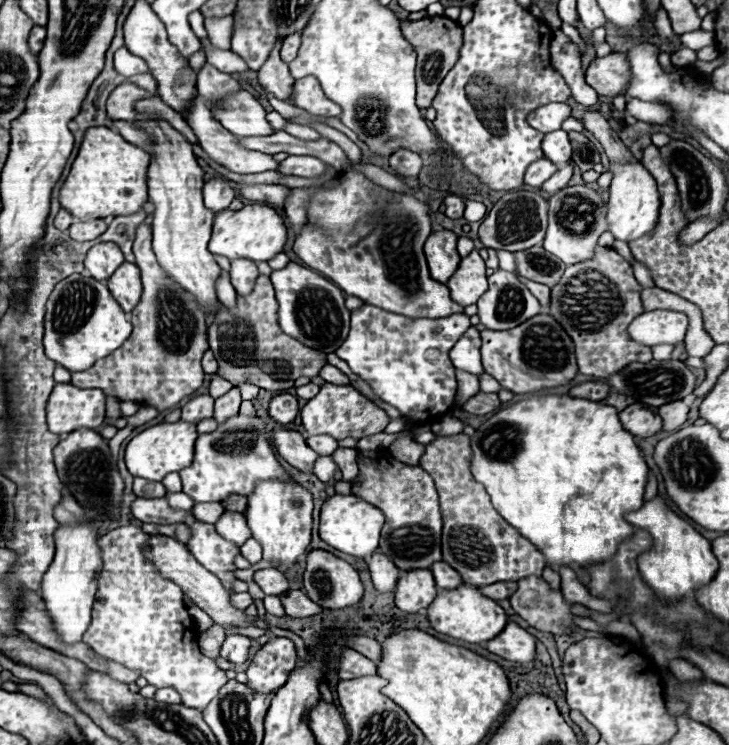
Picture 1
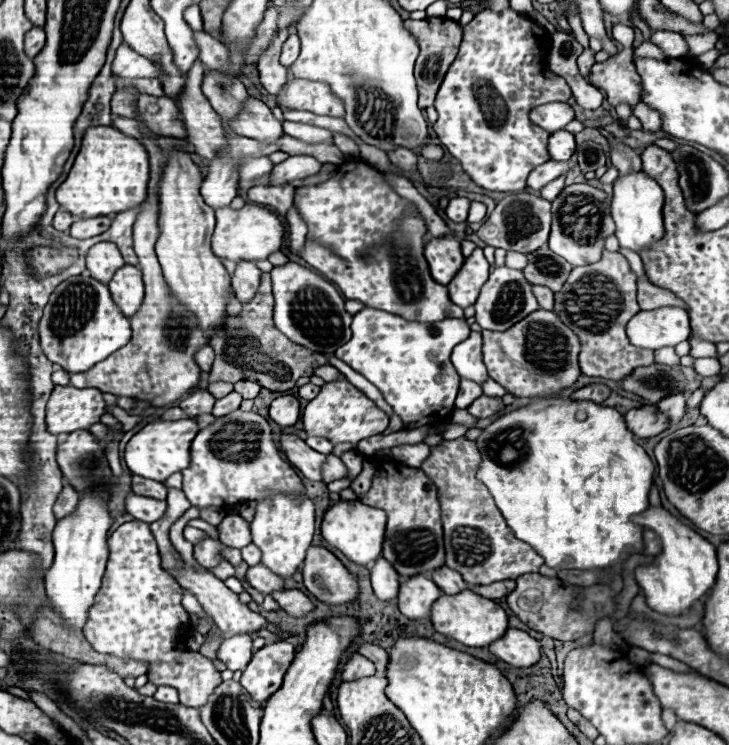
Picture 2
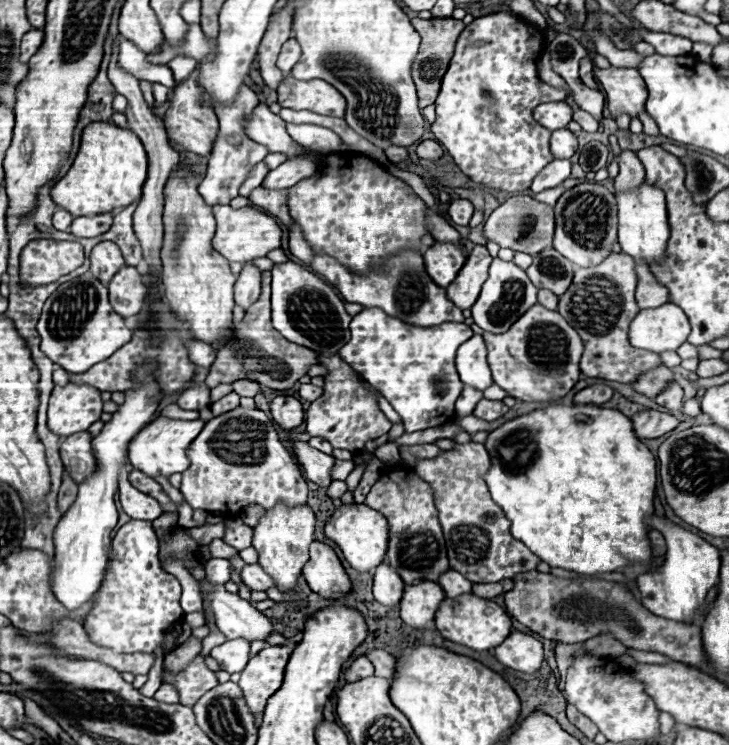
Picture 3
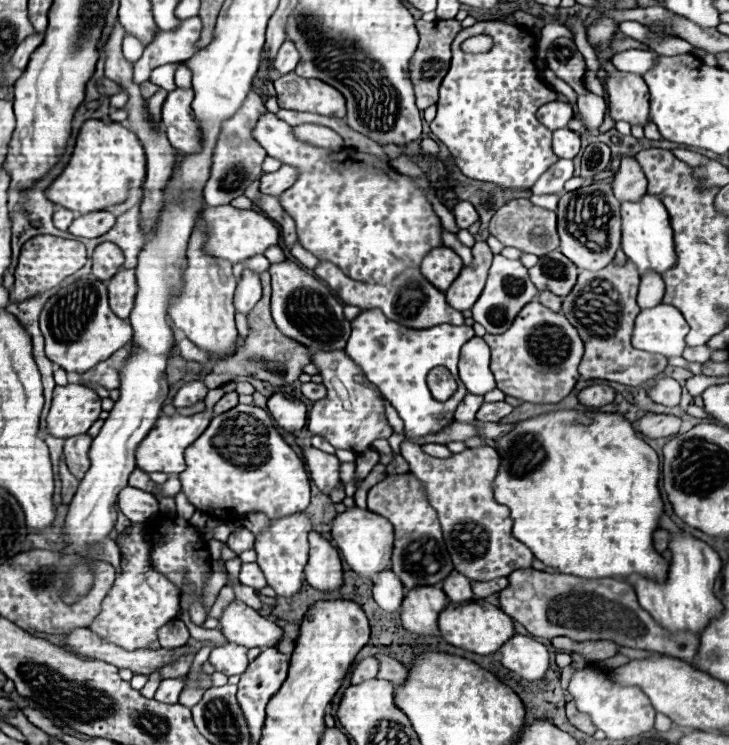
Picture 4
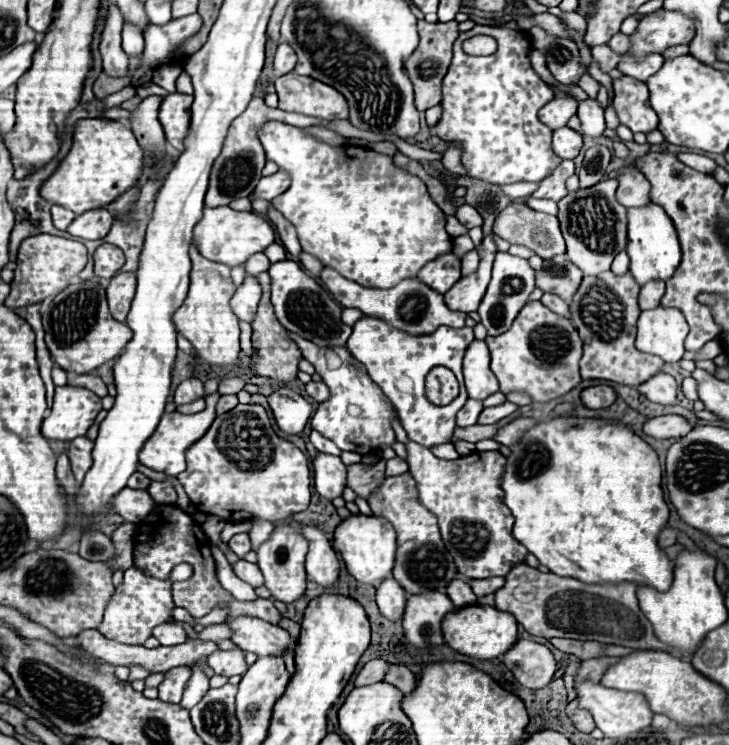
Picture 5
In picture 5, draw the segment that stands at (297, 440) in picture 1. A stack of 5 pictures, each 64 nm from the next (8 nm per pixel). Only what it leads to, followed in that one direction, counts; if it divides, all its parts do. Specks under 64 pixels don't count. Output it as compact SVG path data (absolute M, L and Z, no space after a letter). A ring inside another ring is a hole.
M316 454L312 466L316 492L328 500L342 496L342 490L346 488L346 466L342 460L332 454Z

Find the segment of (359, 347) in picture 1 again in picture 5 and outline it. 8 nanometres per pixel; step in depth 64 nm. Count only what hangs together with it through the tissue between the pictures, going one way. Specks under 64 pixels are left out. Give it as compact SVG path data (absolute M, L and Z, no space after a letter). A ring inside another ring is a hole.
M362 316L352 328L354 332L346 342L350 354L364 364L372 382L376 382L394 404L398 418L408 432L408 438L426 448L450 442L452 430L456 426L456 412L468 398L462 382L462 356L466 346L474 340L472 328L464 326L460 330L452 330L448 326L440 326L432 334L412 336L396 330L394 326L388 326L386 322L380 322L378 318L368 316ZM434 366L450 368L460 380L460 394L448 406L432 406L432 402L428 402L424 394L424 378Z

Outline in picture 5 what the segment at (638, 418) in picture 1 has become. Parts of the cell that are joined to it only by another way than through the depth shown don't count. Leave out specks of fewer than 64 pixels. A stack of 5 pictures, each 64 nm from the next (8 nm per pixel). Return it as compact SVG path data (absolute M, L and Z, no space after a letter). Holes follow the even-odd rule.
M668 414L668 416L656 416L644 422L644 432L652 438L682 438L692 428L686 424L682 416Z

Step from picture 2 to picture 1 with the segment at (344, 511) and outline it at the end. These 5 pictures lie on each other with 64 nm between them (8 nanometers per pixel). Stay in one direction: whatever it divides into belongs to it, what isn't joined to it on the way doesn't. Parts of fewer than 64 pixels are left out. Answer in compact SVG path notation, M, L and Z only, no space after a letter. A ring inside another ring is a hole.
M334 494L334 496L328 496L326 502L322 504L318 534L326 544L334 546L336 550L352 554L356 558L364 558L378 548L382 524L384 524L384 514L376 510L376 506L372 506L370 502L364 502L362 498L356 498L354 494L350 496ZM376 550L376 554L372 554L372 558L368 558L368 568L370 568L376 590L392 592L396 588L400 570L396 570L394 562L388 556L380 554L380 550Z

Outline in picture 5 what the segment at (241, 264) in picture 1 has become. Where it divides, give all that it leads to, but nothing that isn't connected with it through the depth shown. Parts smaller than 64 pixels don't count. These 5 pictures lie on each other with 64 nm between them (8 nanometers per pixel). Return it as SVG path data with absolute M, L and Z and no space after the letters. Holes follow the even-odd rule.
M246 276L244 282L238 286L236 294L232 296L232 302L230 302L232 312L244 322L252 322L260 302L260 294L262 292L260 292L260 284L256 276Z

